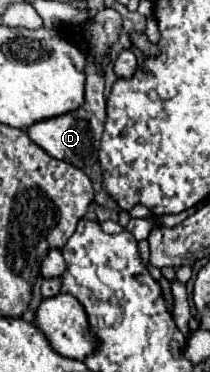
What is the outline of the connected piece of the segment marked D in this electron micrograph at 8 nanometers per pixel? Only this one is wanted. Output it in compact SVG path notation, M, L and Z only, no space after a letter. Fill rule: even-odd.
M72 31L68 33L70 39L80 47L80 51L86 57L86 91L84 91L84 103L74 109L68 111L64 115L58 117L50 117L44 121L36 121L34 125L30 125L26 131L30 135L30 139L40 145L50 157L66 161L74 167L90 167L98 161L98 149L100 149L100 137L104 131L104 119L106 119L106 99L104 99L104 69L110 65L110 55L104 55L102 59L96 57L94 51L90 51L82 41L84 37L80 35L80 31Z

